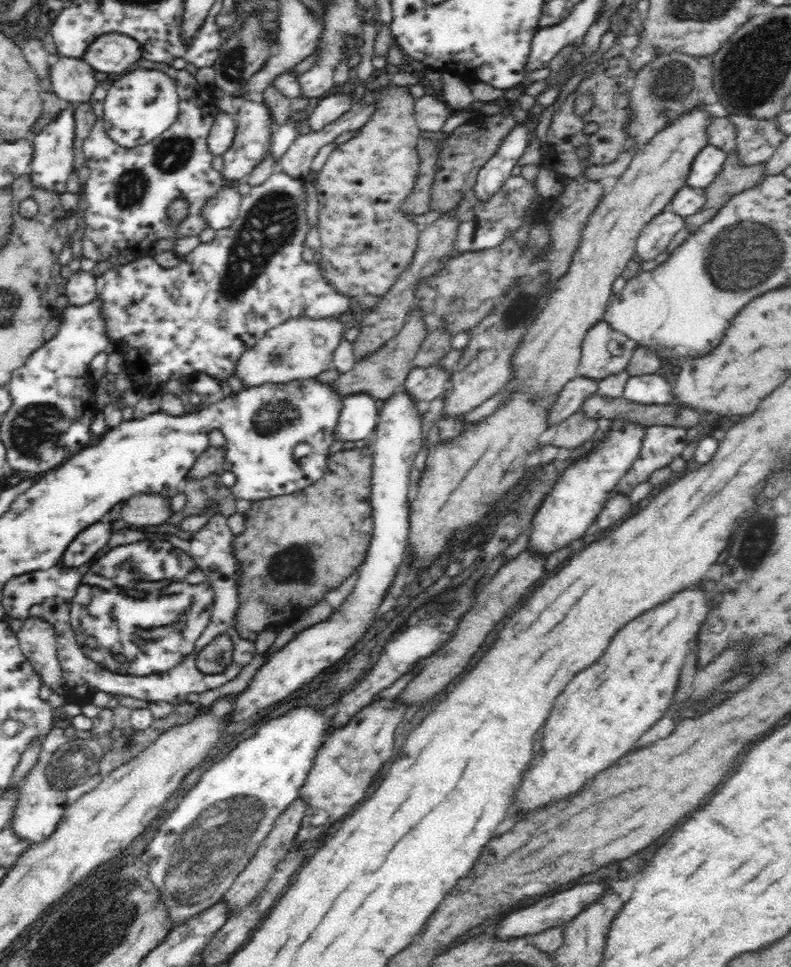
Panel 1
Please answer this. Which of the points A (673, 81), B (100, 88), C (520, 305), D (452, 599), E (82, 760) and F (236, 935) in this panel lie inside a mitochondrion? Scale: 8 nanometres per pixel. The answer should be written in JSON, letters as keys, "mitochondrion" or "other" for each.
{"A":"mitochondrion","B":"other","C":"mitochondrion","D":"mitochondrion","E":"mitochondrion","F":"other"}

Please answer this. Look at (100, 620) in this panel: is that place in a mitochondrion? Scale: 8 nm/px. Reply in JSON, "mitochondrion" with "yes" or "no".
{"mitochondrion":"yes"}

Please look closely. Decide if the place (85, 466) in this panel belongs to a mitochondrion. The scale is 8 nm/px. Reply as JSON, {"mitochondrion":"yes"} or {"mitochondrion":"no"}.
{"mitochondrion":"no"}

